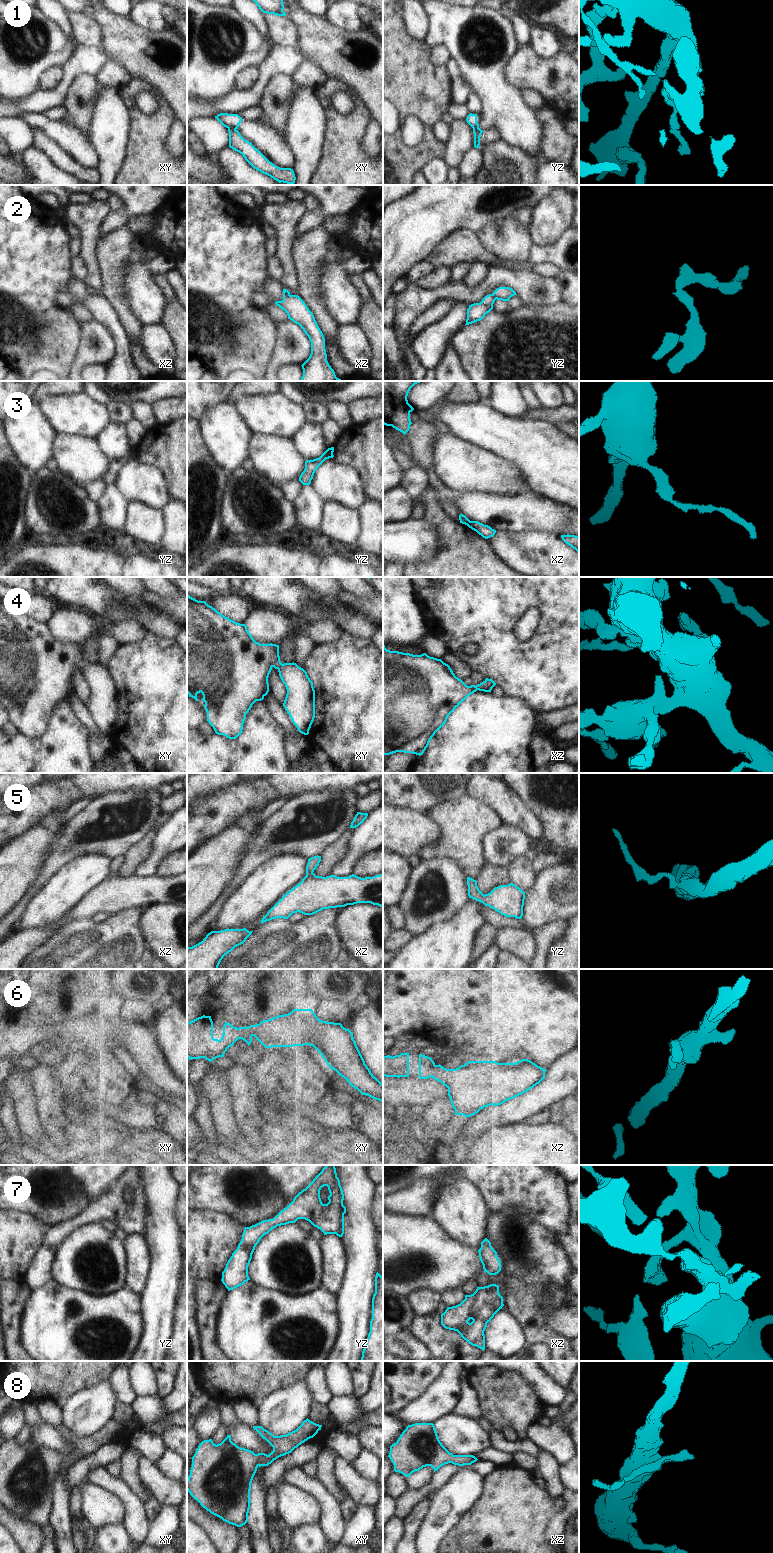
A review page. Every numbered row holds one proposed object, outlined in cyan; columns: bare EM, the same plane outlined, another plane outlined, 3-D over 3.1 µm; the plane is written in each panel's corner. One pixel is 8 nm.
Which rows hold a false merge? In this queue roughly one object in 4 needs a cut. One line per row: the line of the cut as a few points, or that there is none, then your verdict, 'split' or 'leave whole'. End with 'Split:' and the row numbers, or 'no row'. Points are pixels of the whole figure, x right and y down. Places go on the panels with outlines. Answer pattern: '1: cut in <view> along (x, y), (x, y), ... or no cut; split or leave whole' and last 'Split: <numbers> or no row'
1: cut in xy along (235, 128), (228, 129); split
2: cut in yz along (492, 294), (495, 299); split
3: cut in xz along (470, 521), (466, 524); split
4: no cut; leave whole
5: no cut; leave whole
6: no cut; leave whole
7: no cut; leave whole
8: no cut; leave whole
Split: 1, 2, 3

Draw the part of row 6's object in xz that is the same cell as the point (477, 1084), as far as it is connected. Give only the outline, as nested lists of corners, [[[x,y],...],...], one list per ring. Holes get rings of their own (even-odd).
[[[419,1054],[419,1078],[432,1077],[446,1086],[455,1115],[466,1118],[484,1107],[498,1106],[522,1095],[539,1084],[545,1072],[528,1059],[515,1063],[468,1061],[456,1069],[446,1069]]]

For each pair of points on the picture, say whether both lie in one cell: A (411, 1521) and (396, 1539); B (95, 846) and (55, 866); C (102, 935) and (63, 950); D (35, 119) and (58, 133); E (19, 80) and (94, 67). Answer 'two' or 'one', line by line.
A: two
B: one
C: one
D: one
E: two

